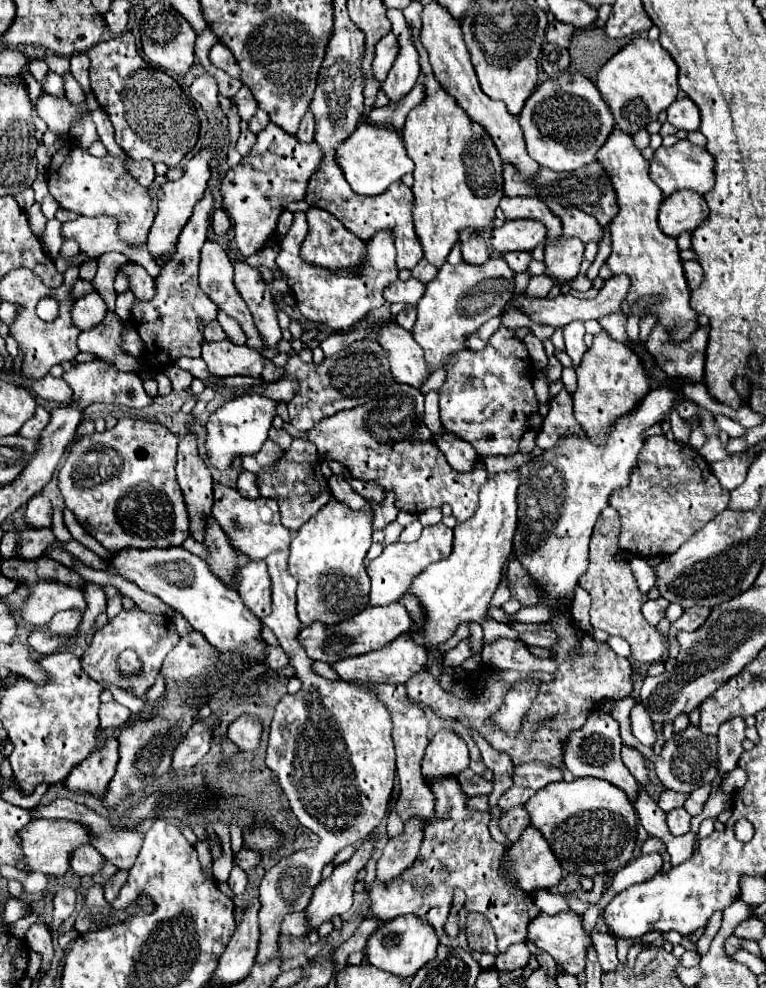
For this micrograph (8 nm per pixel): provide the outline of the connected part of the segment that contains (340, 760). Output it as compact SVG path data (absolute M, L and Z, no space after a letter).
M279 552L271 554L265 558L269 576L271 576L271 590L273 590L273 612L263 618L263 624L273 630L277 636L279 644L287 654L291 656L291 666L297 670L297 678L303 682L301 690L297 694L285 694L281 702L275 708L275 716L271 722L271 732L269 732L269 748L267 748L267 766L277 774L281 788L285 790L289 798L289 806L297 820L315 832L319 836L319 844L315 848L309 848L305 854L291 854L287 862L279 860L277 866L273 866L261 882L259 888L259 900L261 900L261 910L259 910L259 954L257 962L269 962L271 958L277 956L279 946L279 926L285 914L289 912L301 912L309 906L313 888L321 880L321 870L325 864L333 860L333 856L343 850L345 846L355 846L371 834L381 820L387 814L387 802L391 796L393 780L395 780L395 746L393 746L393 726L391 726L391 714L387 714L387 708L371 690L363 690L363 686L347 684L343 680L325 680L319 674L311 670L313 660L303 654L303 646L297 642L297 634L301 628L301 622L297 618L295 610L295 588L297 582L295 578L287 572L287 558L289 552Z

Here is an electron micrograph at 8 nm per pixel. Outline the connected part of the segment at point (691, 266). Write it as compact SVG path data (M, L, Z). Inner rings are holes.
M693 260L683 262L683 272L685 272L687 284L691 290L695 290L703 282L703 268L697 262L693 262Z

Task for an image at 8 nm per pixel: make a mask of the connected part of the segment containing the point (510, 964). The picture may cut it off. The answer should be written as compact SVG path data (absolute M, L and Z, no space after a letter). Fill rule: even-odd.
M525 942L513 944L505 954L497 956L495 968L499 972L513 972L513 970L519 970L519 968L525 968L527 962L529 962L529 958L531 958L531 952L529 952L529 948L527 948Z

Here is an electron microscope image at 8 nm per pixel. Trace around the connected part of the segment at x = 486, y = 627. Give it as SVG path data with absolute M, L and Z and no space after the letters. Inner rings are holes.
M491 618L487 622L483 622L481 626L483 626L483 634L485 634L485 644L493 644L499 638L517 640L517 636L519 636L519 632L515 628L511 628L509 624L503 624L503 622L497 622Z

